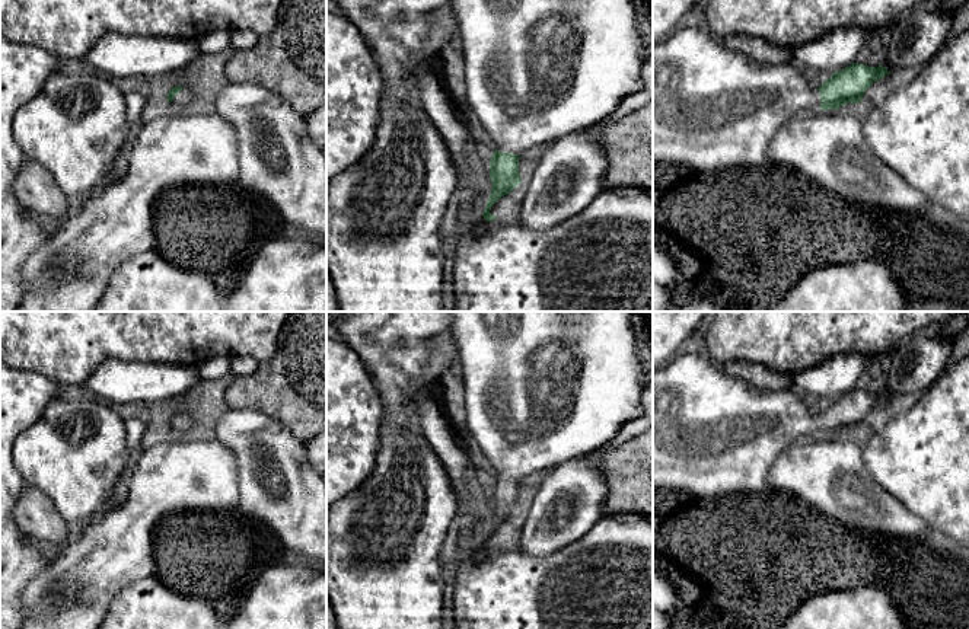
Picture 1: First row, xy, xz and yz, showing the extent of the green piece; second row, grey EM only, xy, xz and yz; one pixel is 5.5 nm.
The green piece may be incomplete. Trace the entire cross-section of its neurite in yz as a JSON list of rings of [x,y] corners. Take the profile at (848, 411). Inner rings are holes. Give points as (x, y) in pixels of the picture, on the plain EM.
[[[688,351],[667,367],[653,371],[653,494],[670,497],[688,492],[694,498],[717,498],[733,494],[759,494],[769,489],[768,473],[778,456],[794,443],[815,437],[838,435],[845,430],[861,428],[864,418],[890,397],[852,389],[832,399],[819,414],[813,414],[796,389],[759,389],[752,383],[729,376],[710,358]]]

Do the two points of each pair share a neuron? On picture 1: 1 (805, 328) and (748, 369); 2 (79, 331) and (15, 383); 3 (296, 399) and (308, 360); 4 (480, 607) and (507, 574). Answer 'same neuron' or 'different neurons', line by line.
1: different neurons
2: different neurons
3: same neuron
4: same neuron

